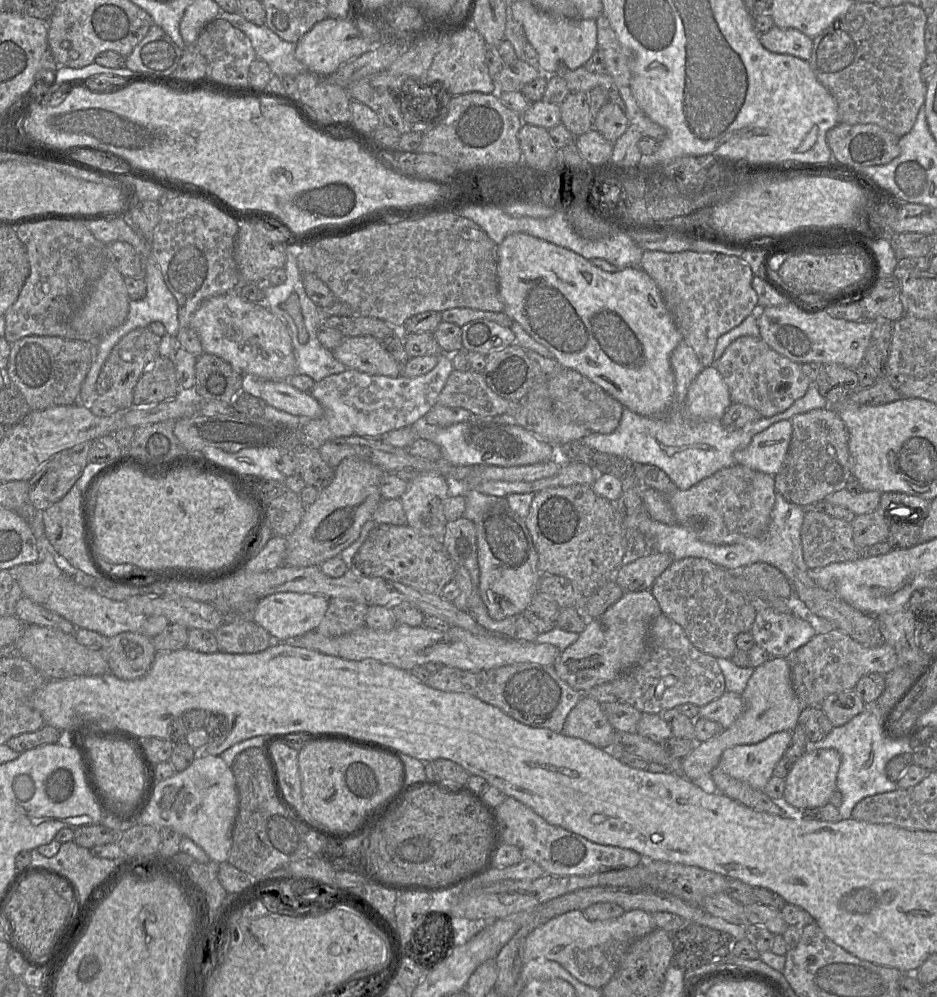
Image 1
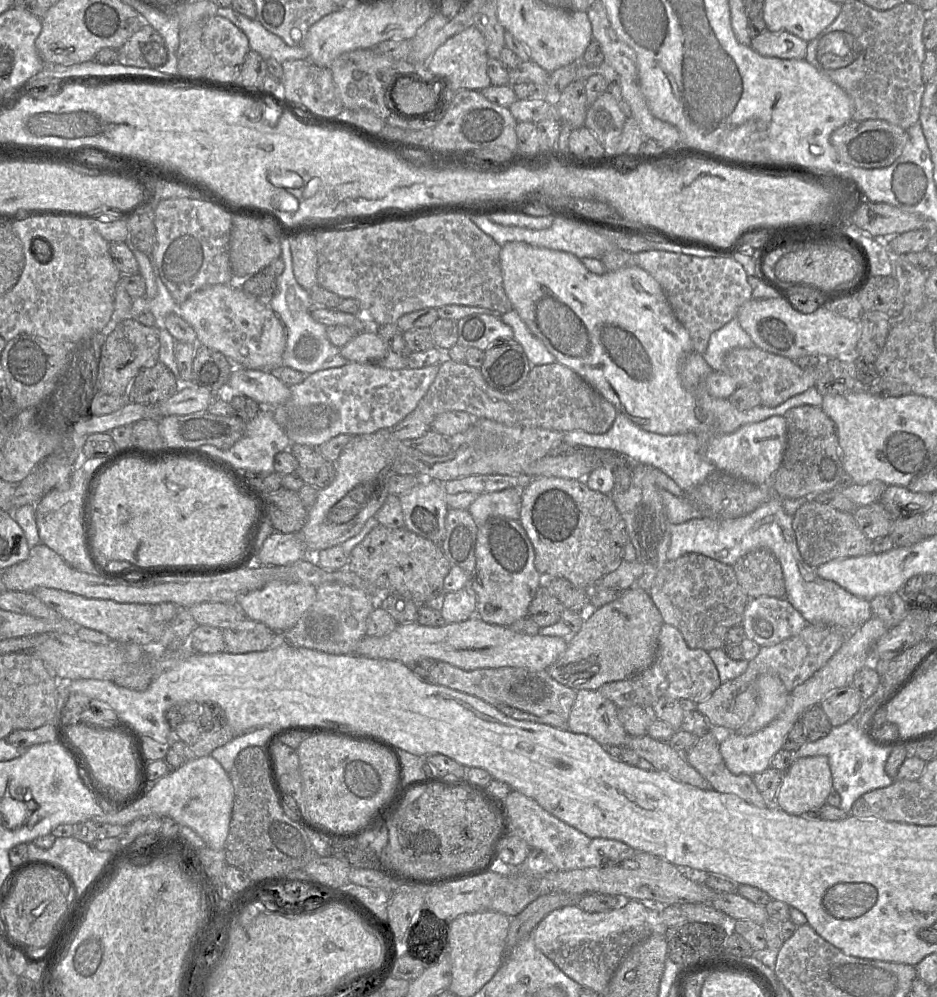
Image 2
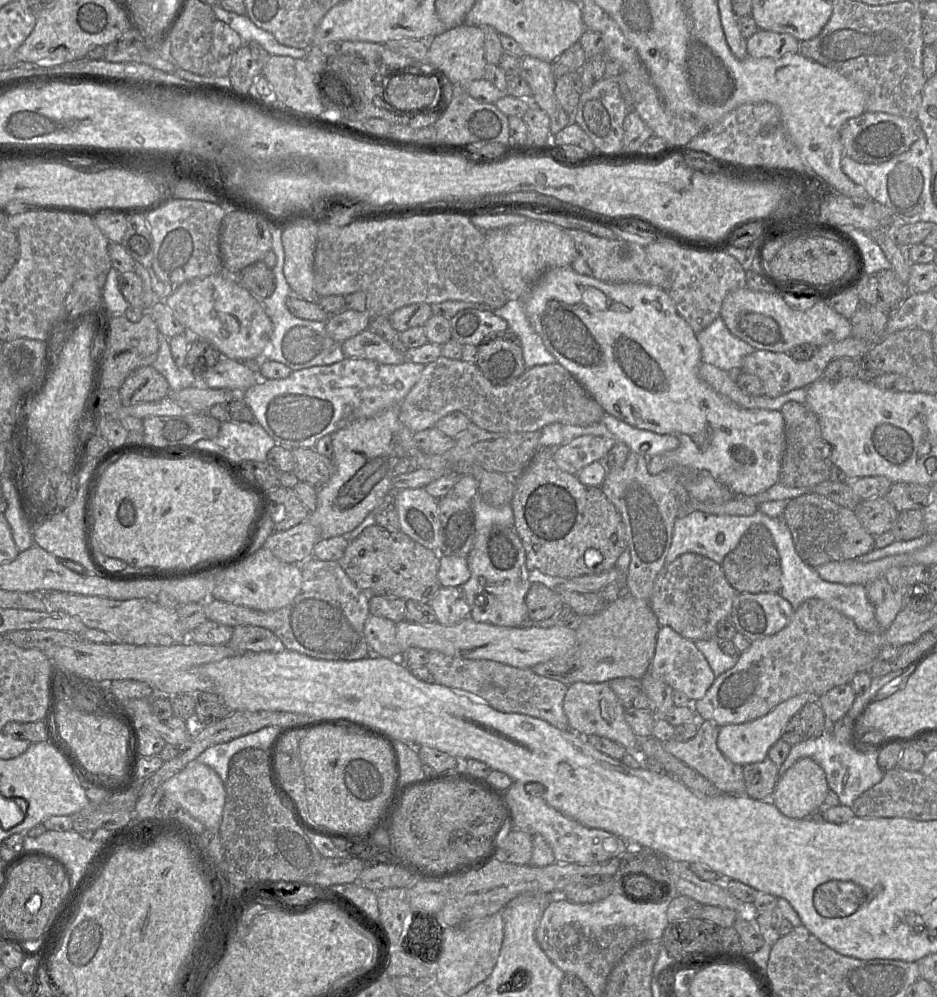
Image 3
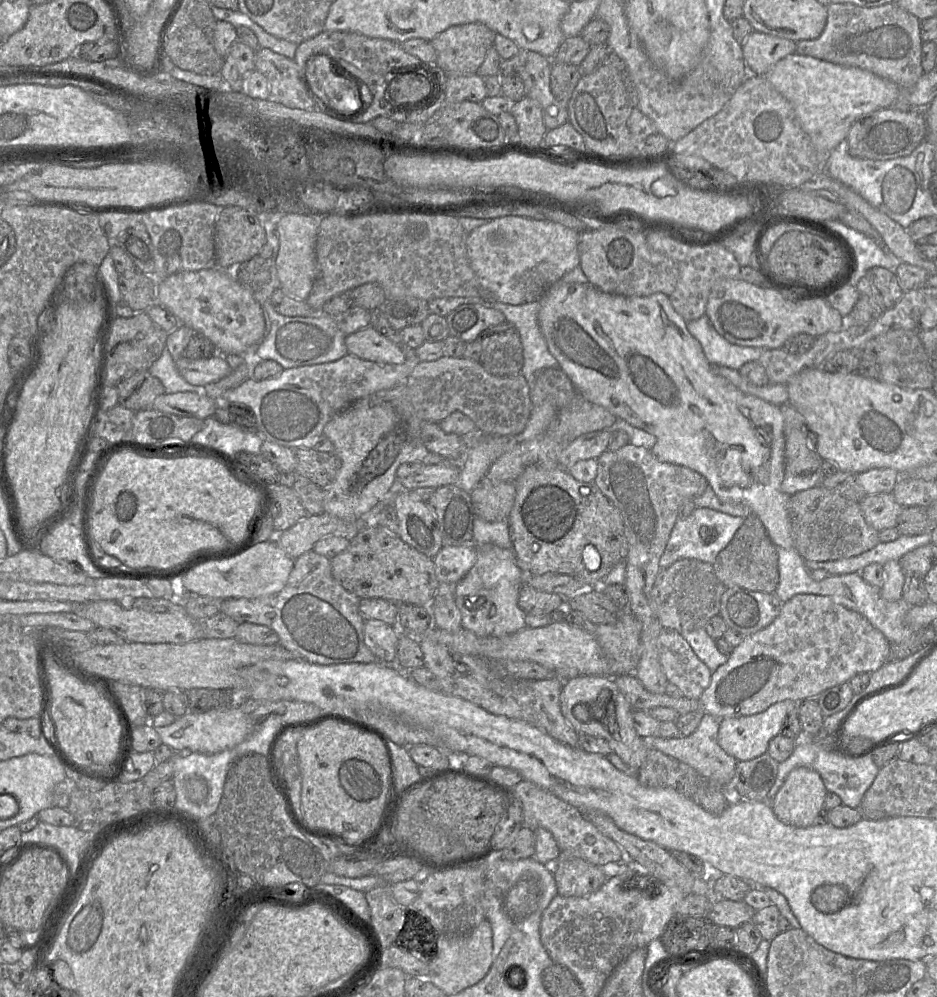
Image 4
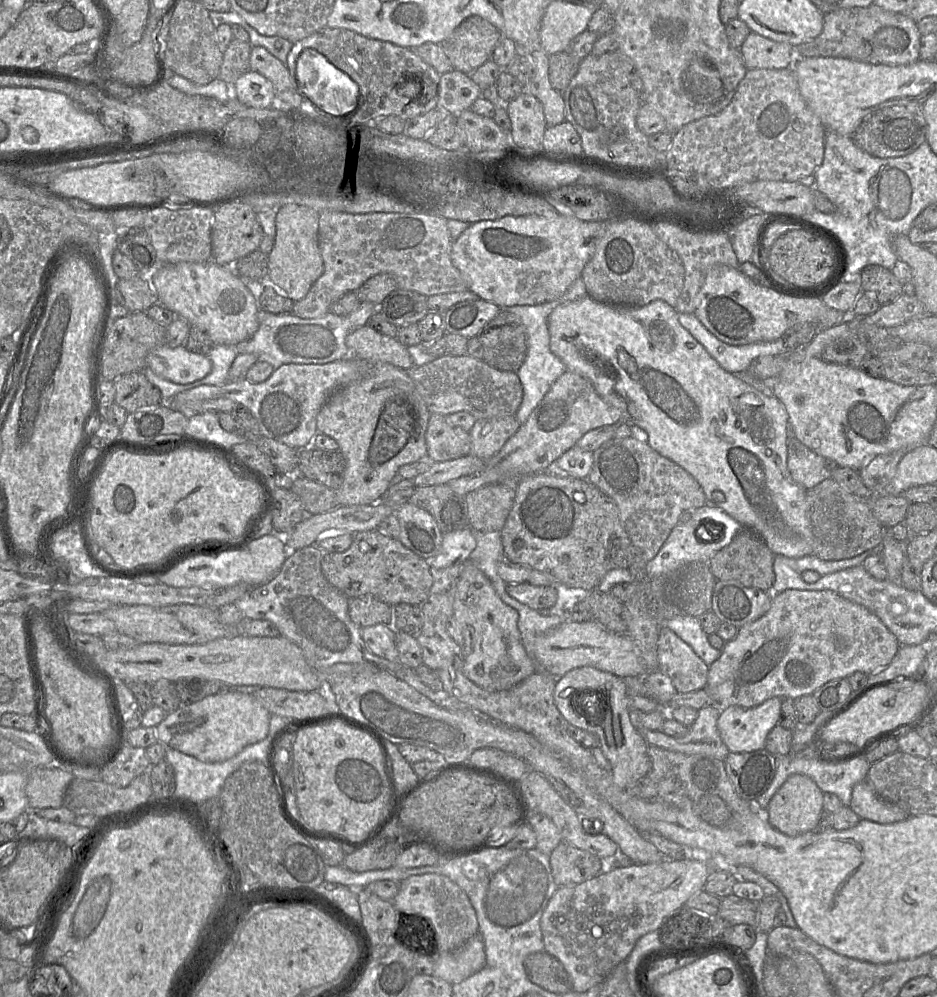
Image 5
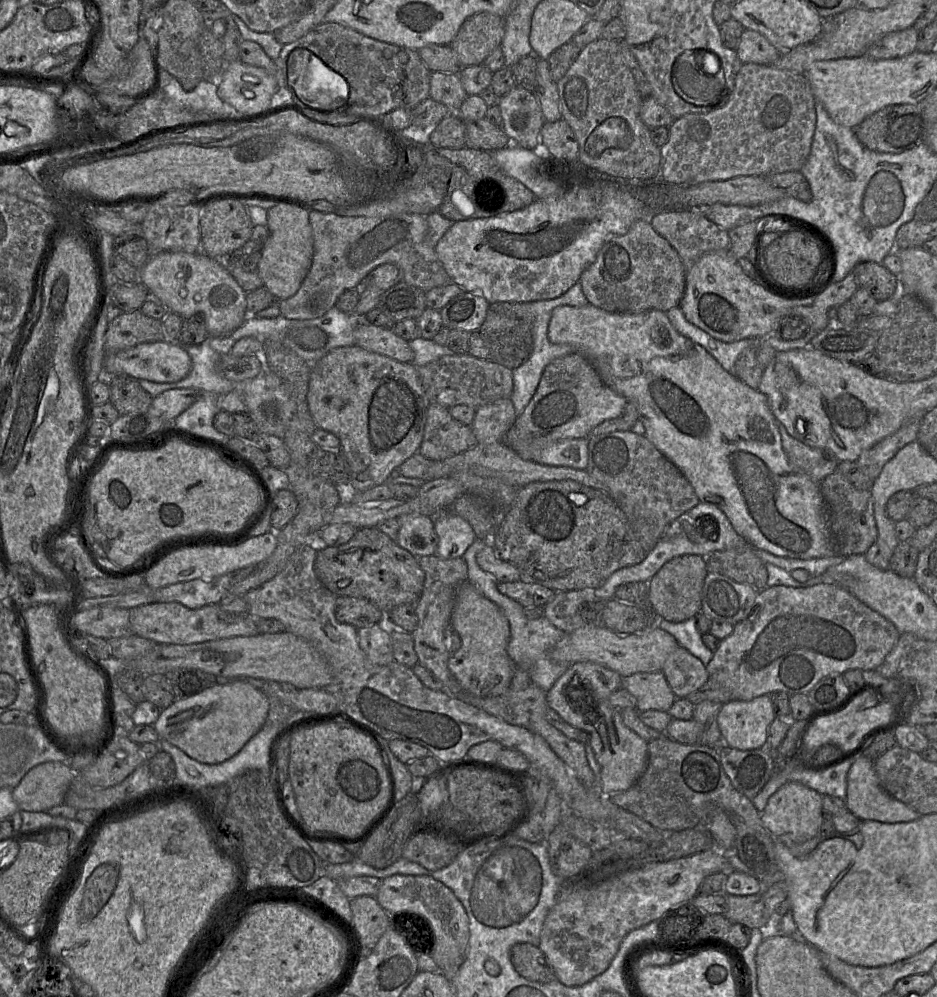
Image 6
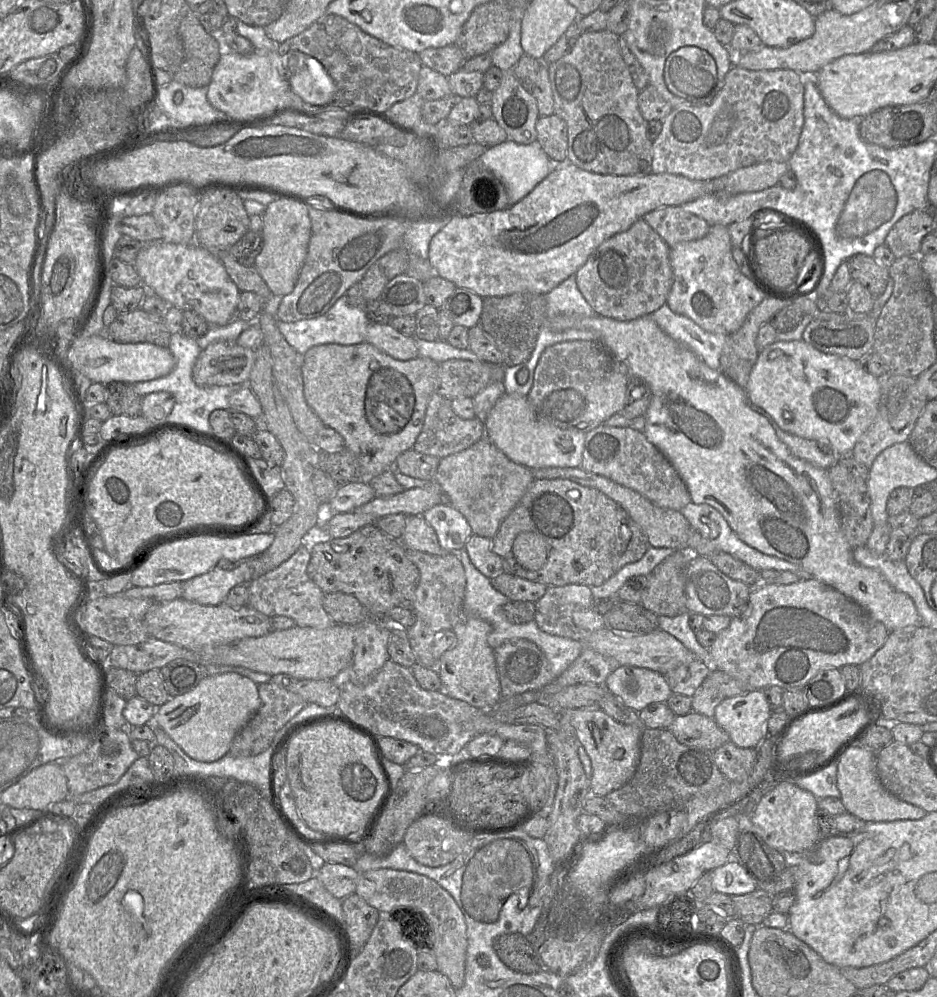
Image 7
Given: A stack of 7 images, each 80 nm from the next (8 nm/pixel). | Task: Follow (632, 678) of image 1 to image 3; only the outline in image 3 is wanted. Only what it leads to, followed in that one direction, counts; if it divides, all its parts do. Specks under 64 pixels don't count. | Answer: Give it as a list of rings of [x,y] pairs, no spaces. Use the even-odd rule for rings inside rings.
[[[669,626],[659,628],[649,673],[668,684],[673,691],[685,694],[692,703],[702,699],[716,679],[705,656],[695,643],[682,637]]]

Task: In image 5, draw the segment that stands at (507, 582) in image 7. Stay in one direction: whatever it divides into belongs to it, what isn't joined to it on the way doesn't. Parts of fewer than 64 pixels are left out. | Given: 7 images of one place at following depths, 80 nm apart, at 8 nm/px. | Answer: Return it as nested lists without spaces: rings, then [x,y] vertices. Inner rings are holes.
[[[509,584],[506,592],[516,601],[539,611],[550,609],[558,601],[560,586],[534,586],[529,584]]]

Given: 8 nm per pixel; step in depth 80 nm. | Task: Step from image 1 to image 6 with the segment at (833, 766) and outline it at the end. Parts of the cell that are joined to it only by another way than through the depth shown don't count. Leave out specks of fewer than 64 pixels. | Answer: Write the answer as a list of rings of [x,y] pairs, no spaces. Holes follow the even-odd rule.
[[[796,781],[787,782],[769,799],[760,814],[763,826],[785,844],[801,844],[819,835],[822,823],[822,795]]]

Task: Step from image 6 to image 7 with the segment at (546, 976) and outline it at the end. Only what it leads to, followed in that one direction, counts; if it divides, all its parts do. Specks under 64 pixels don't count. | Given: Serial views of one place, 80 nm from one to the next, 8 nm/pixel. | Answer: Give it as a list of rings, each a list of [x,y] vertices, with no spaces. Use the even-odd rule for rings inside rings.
[[[508,933],[497,937],[493,947],[499,959],[514,971],[534,974],[545,970],[537,949],[529,938],[520,933]]]

